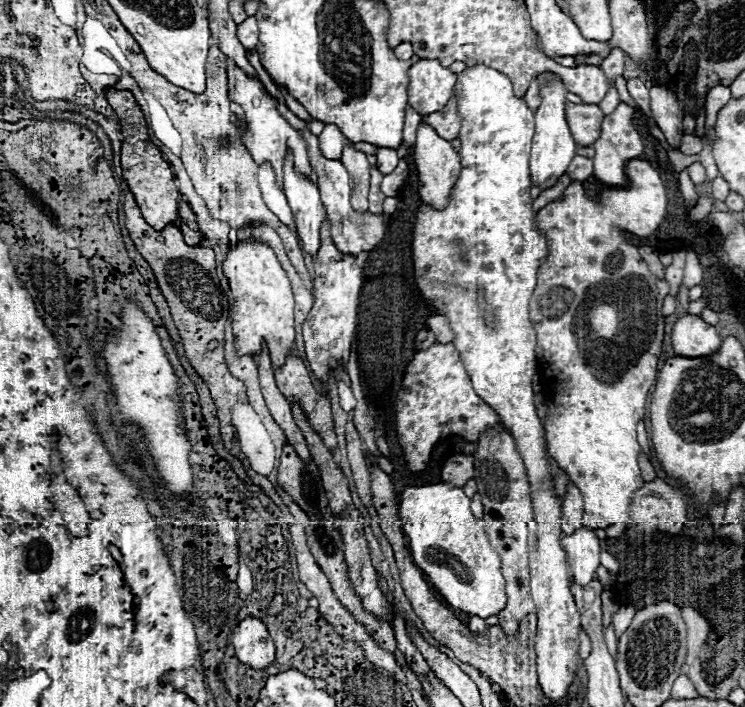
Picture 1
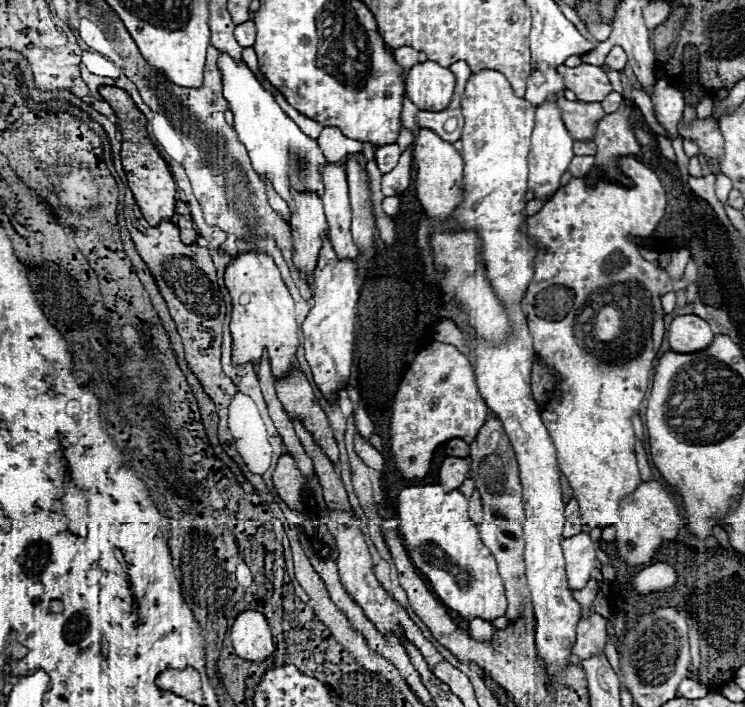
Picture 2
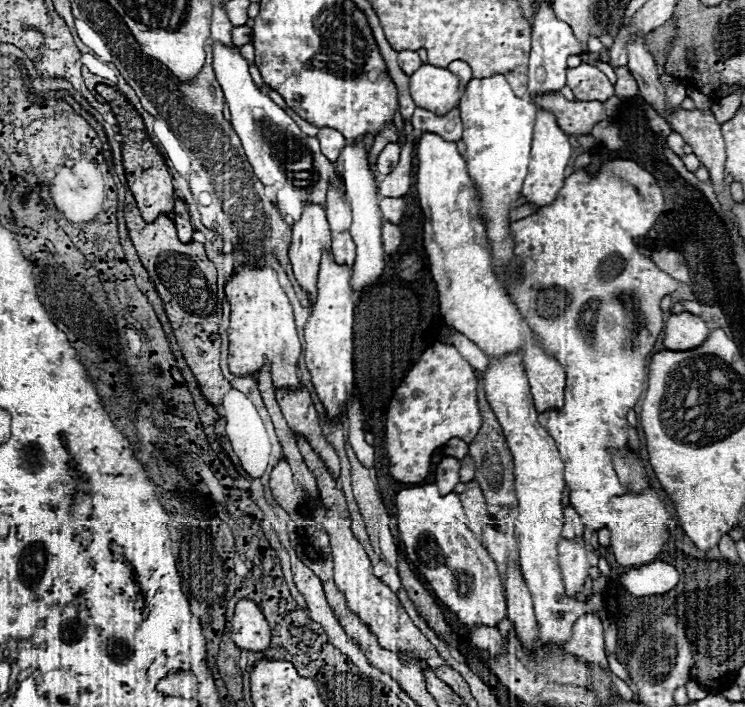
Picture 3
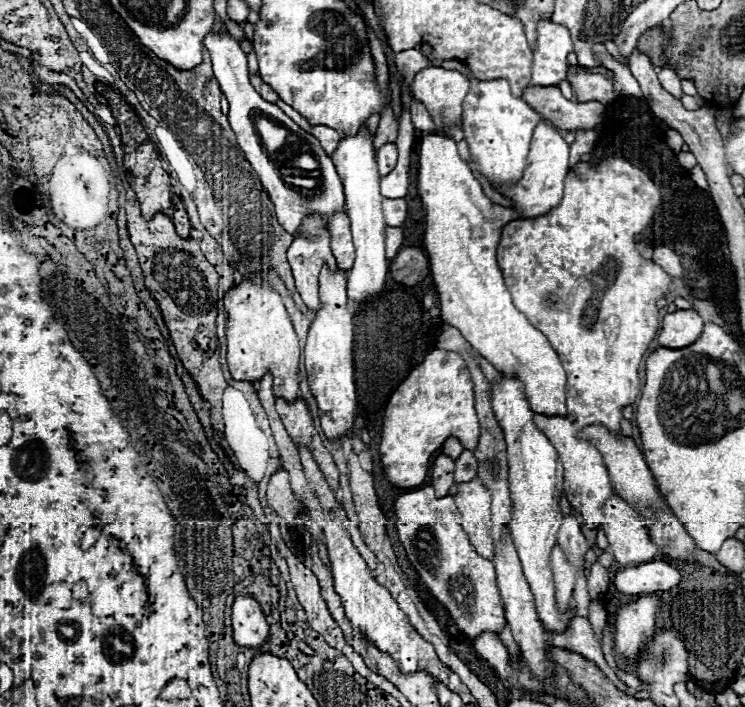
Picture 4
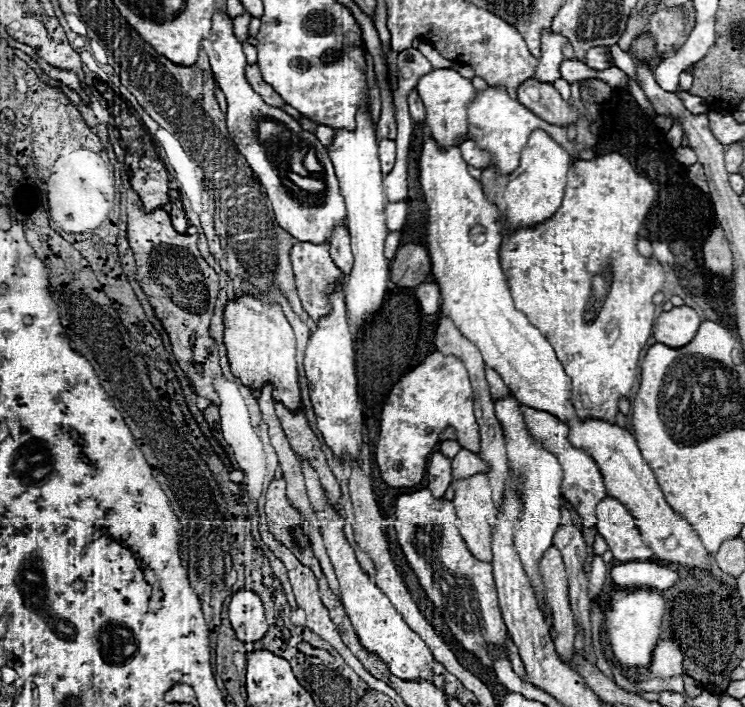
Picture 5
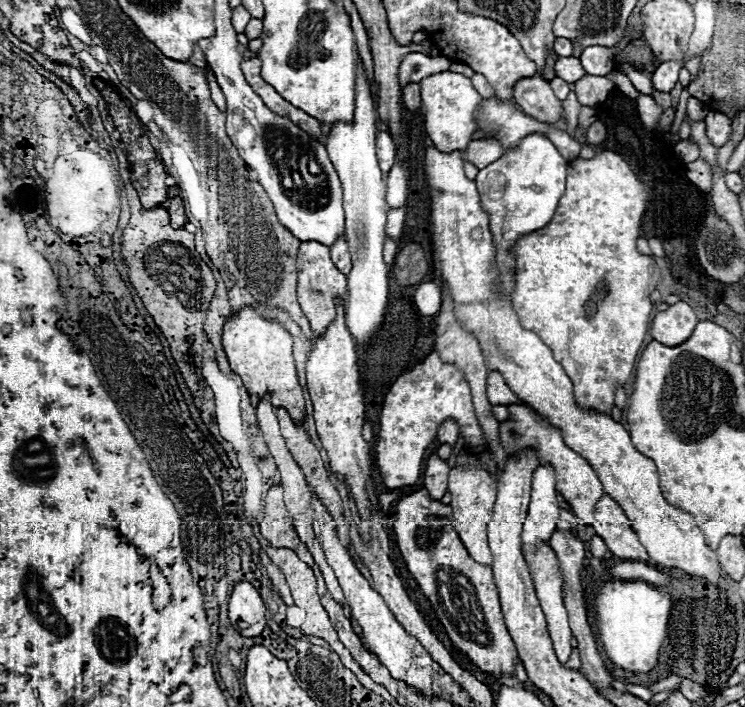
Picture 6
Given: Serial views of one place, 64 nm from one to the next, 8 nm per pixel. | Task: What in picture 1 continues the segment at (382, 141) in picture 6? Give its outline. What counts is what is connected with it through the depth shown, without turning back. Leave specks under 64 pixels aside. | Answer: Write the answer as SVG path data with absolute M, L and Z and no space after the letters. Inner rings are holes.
M378 148L378 152L376 152L376 166L378 166L378 170L382 172L382 174L390 174L394 168L396 168L396 164L398 164L398 154L396 154L396 150L394 148Z

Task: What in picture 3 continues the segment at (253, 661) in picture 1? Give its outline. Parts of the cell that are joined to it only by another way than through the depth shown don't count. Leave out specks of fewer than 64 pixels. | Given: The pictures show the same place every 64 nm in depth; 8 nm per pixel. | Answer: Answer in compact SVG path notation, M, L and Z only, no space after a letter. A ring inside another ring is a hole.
M240 600L232 618L232 640L242 650L262 652L270 646L270 628L252 600Z

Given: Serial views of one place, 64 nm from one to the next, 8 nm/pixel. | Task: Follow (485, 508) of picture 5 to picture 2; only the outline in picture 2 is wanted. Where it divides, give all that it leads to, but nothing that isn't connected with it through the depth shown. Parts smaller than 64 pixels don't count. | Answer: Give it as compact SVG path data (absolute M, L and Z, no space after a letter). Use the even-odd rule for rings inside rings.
M474 490L474 494L468 498L468 518L470 518L474 524L480 524L480 522L482 522L482 516L484 516L482 500L480 500L478 490Z

